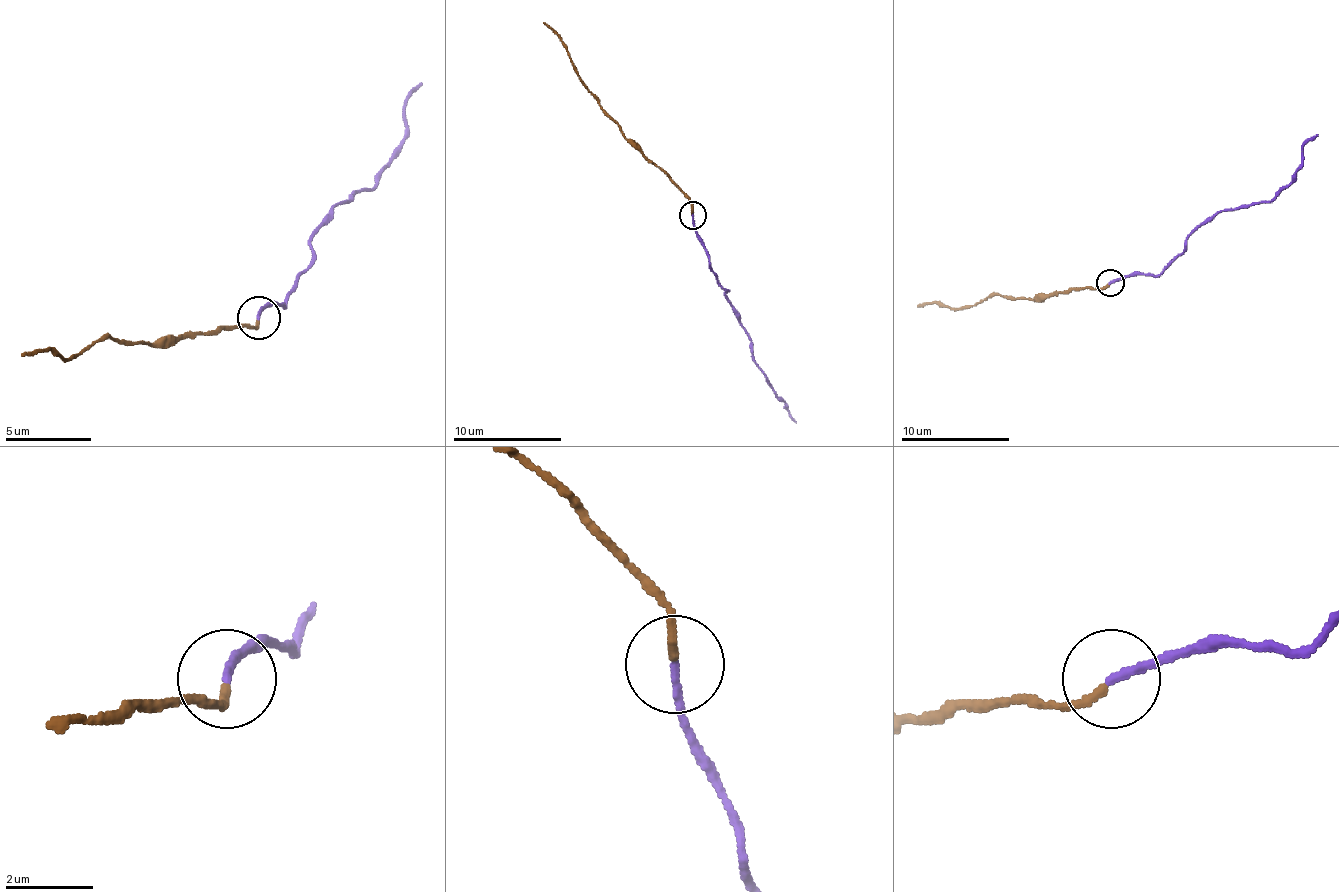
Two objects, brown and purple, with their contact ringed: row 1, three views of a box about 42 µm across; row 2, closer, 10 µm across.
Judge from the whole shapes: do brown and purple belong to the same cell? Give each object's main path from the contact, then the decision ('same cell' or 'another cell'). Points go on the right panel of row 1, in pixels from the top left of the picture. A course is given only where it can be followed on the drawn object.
brown via (1108, 284), (1094, 290), (1070, 287), (1032, 298), (989, 295), (970, 306), (918, 306) | purple via (1111, 281), (1160, 273), (1192, 233), (1216, 214), (1268, 203), (1292, 178), (1301, 165), (1301, 149), (1317, 135) | another cell

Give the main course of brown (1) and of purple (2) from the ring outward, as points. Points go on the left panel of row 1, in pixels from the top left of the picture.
1: (257, 320), (257, 329), (218, 325), (149, 342), (102, 338), (76, 355), (20, 355)
2: (257, 316), (283, 303), (313, 256), (309, 239), (334, 209), (369, 191), (420, 84)

